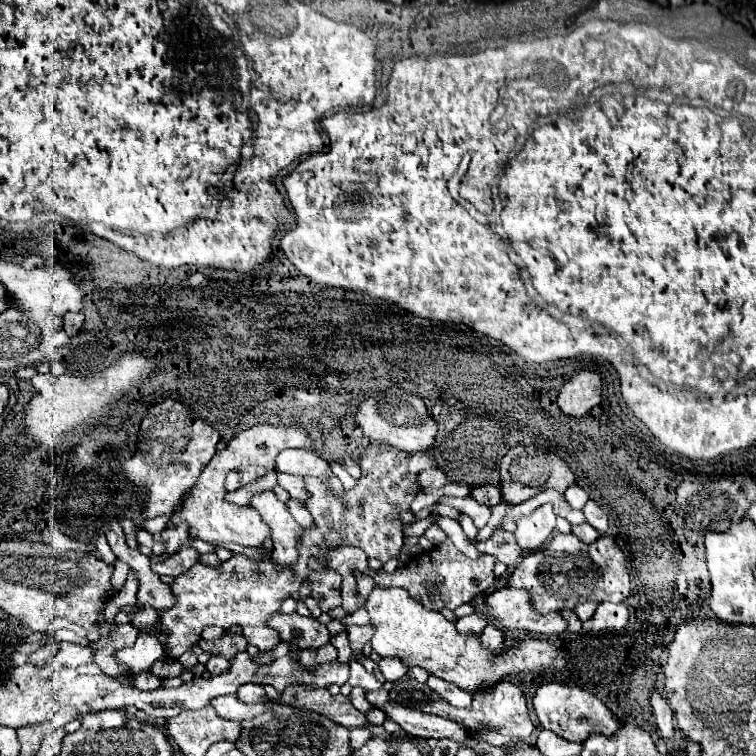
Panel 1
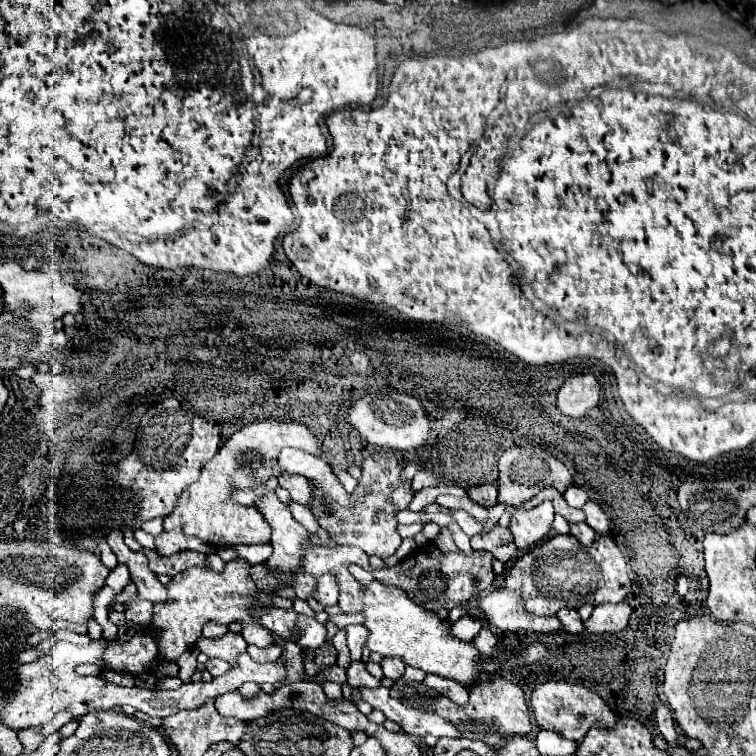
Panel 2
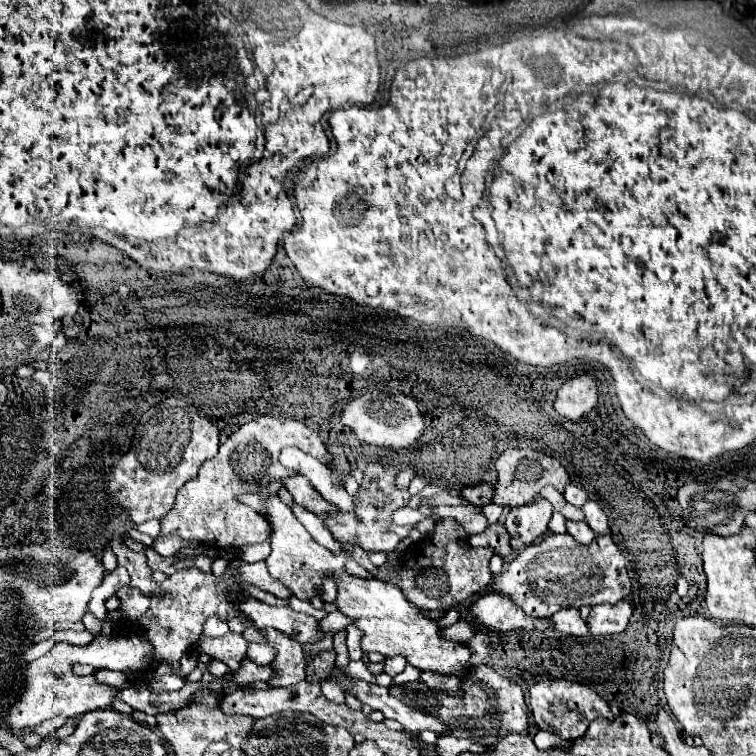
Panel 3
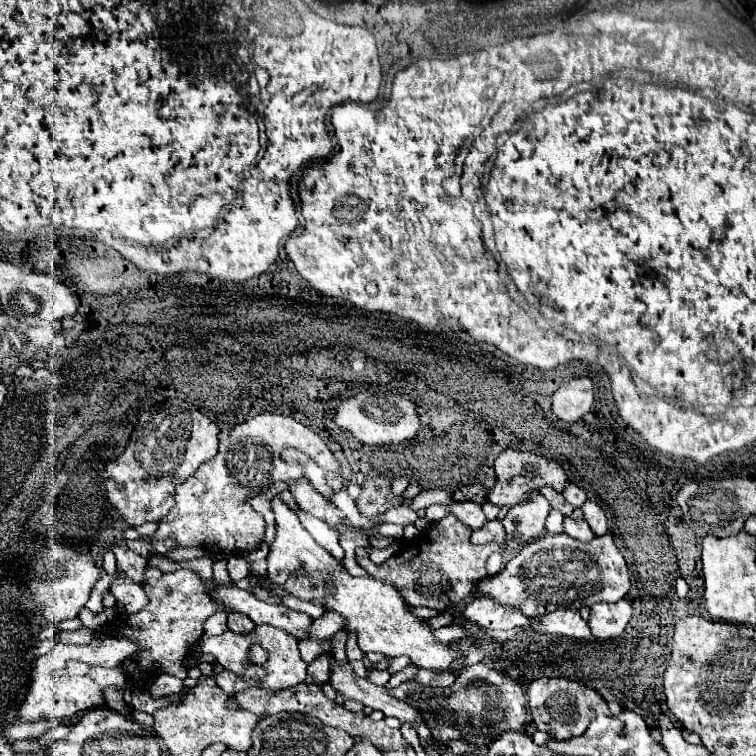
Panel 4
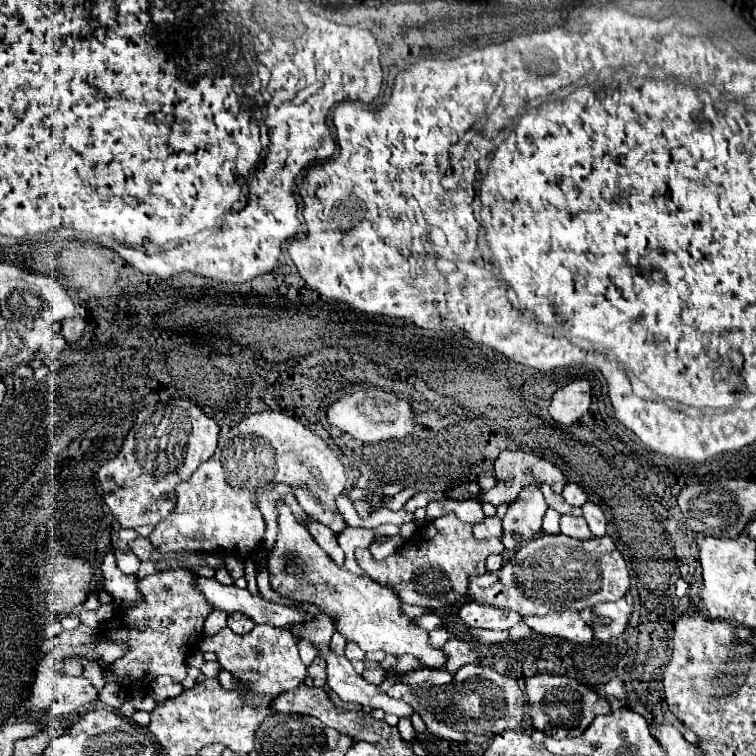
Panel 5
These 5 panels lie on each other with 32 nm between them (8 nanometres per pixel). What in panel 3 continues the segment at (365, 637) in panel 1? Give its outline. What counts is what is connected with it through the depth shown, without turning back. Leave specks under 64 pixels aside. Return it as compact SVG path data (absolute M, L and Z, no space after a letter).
M348 626L346 632L348 632L348 656L350 656L350 660L362 660L364 652L360 650L360 630L354 626Z

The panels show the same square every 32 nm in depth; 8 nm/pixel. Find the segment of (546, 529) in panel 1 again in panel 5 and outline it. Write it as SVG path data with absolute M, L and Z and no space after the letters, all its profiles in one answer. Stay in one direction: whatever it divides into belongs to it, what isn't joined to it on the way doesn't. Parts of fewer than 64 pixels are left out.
M536 484L522 488L520 496L508 506L502 518L502 544L506 550L516 550L522 542L536 536L542 530L542 518L546 502Z

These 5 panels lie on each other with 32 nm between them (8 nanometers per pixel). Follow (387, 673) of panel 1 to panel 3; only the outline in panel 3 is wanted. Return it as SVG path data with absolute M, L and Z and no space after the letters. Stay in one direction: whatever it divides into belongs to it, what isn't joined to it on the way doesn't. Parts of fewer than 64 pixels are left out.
M394 656L394 658L386 658L386 672L390 674L390 676L396 676L396 674L400 674L404 668L406 668L406 658L404 656Z

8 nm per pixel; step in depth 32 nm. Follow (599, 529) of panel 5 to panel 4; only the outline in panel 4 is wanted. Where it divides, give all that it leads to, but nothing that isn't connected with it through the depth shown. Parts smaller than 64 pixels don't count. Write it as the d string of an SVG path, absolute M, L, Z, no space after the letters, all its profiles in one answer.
M586 502L582 506L582 512L584 512L584 520L588 522L588 526L592 528L594 536L604 536L608 530L606 530L606 516L604 516L604 510L594 504L594 502Z

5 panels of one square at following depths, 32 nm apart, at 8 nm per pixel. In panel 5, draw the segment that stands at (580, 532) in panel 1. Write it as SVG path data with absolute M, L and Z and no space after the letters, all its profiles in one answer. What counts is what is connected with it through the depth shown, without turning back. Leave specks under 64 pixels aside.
M562 514L560 518L560 532L578 540L588 540L592 538L592 532L588 530L586 520L580 516L572 516L572 514Z

